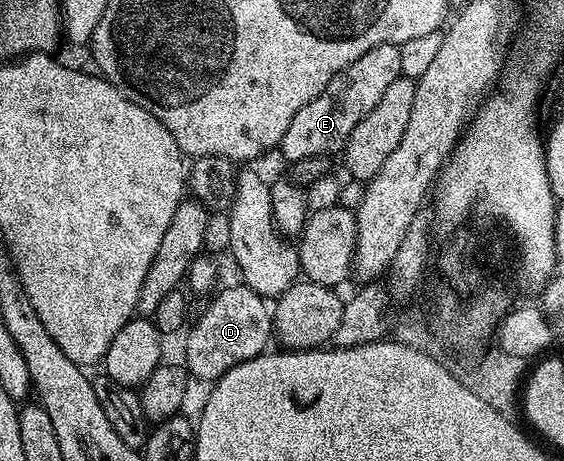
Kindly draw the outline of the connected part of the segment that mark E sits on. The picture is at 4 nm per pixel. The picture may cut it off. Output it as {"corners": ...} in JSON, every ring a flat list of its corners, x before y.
{"corners":[[378,45,365,51,361,59,341,70,329,83,329,87,317,95,317,99,305,103,305,107,293,115,289,131,285,131,278,144,278,148,283,149,284,162,338,154,347,144,353,127,357,127,357,123,361,123,361,119,365,119,365,115,369,115,377,103,381,103,389,83,402,76,400,46]]}

